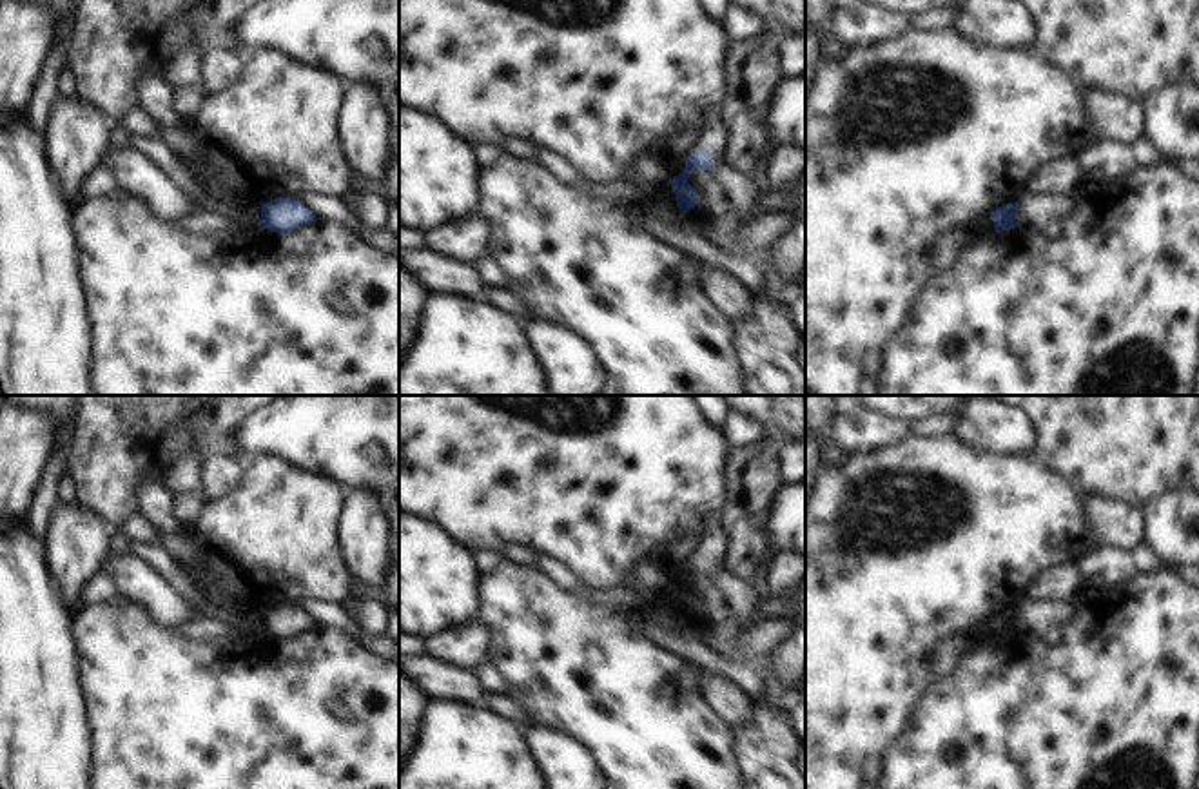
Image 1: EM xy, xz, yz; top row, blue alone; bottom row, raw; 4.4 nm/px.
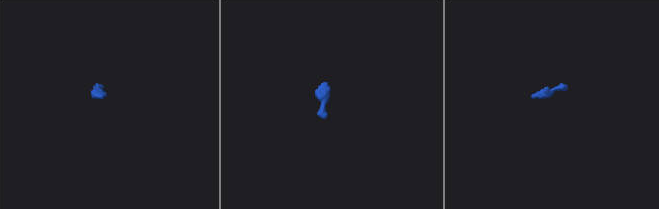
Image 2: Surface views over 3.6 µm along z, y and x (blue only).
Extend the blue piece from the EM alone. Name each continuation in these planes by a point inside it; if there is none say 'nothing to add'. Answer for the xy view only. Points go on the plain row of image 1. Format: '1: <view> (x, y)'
nothing to add.

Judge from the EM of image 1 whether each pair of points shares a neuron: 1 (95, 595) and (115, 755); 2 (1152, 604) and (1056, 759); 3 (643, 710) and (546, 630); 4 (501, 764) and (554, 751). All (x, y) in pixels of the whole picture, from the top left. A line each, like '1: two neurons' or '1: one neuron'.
1: two neurons
2: one neuron
3: one neuron
4: two neurons

